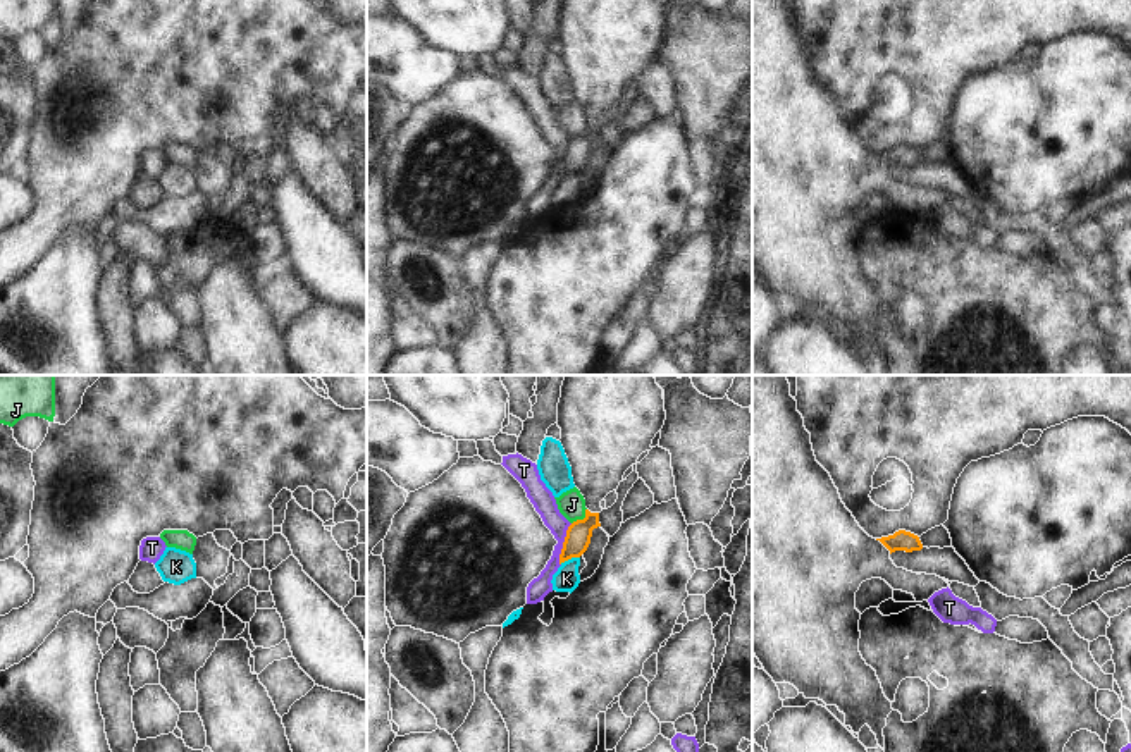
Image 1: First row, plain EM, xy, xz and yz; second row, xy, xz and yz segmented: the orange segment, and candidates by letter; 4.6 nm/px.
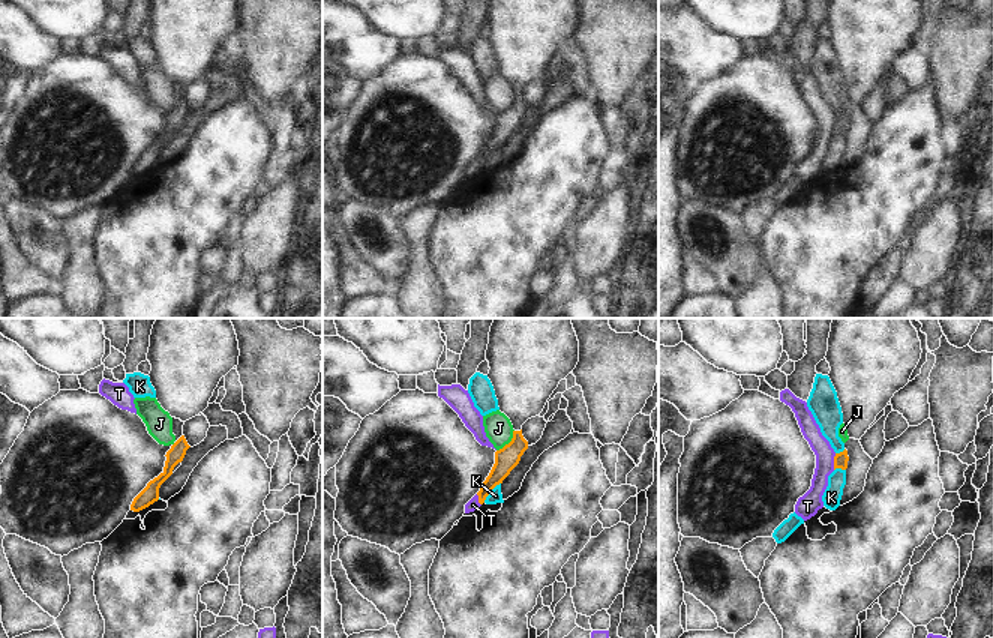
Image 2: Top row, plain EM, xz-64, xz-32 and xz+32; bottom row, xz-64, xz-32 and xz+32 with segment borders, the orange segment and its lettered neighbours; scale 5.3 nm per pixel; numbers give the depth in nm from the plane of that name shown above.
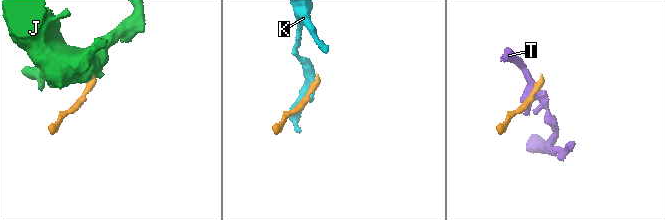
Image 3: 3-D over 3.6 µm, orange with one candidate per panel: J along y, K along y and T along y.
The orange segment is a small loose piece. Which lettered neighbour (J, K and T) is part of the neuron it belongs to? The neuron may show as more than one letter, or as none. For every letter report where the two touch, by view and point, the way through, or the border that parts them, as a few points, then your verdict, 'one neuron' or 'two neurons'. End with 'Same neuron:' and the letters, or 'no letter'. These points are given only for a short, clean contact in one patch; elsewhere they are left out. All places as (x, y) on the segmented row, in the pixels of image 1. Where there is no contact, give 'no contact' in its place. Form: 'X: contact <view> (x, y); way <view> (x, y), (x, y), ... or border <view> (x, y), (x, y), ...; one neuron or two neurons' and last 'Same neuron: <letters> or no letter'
J: contact xz (584, 518); border xz (586, 508), (586, 515), (572, 523); two neurons
K: contact xz (568, 558); border xz (579, 556), (560, 563); two neurons
T: contact xz (563, 544); border xz (572, 523), (565, 534), (560, 565); two neurons
Same neuron: no letter

